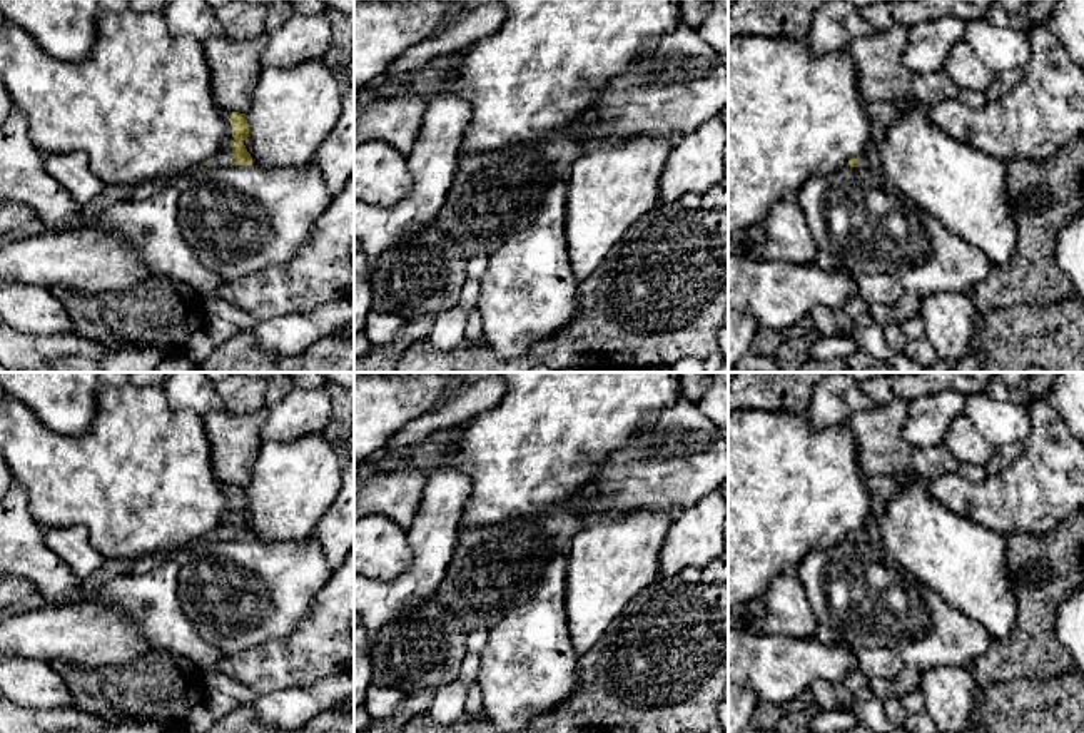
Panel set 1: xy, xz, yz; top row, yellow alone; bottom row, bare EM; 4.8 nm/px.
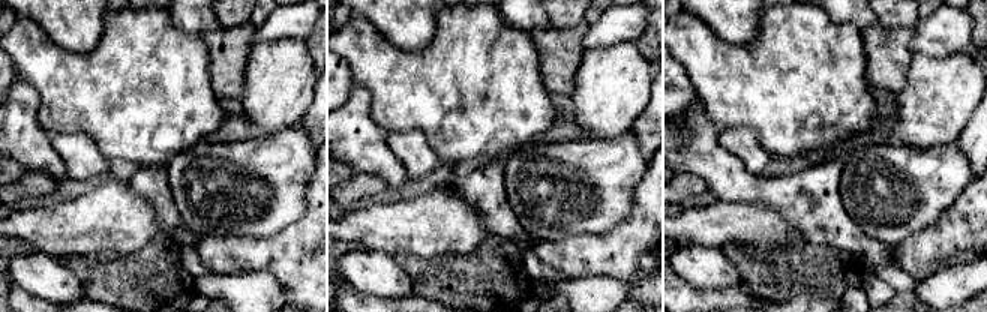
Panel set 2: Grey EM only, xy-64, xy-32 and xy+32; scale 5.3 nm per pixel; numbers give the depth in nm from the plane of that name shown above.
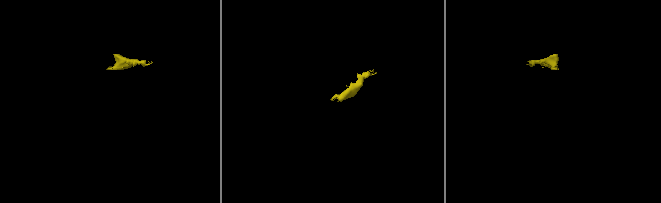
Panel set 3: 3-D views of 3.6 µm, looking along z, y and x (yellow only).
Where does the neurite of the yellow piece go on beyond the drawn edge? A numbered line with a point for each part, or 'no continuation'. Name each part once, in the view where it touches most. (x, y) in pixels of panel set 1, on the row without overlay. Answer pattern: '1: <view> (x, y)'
1: xy (224, 533)

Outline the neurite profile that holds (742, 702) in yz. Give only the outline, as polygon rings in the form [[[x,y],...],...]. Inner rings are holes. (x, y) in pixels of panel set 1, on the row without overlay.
[[[728,680],[728,733],[743,733],[752,726],[752,716],[760,698],[750,688]]]

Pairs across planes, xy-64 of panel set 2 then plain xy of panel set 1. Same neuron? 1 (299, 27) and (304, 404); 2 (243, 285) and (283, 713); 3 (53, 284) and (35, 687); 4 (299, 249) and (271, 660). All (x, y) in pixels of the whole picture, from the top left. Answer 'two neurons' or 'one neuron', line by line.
1: one neuron
2: one neuron
3: one neuron
4: one neuron

